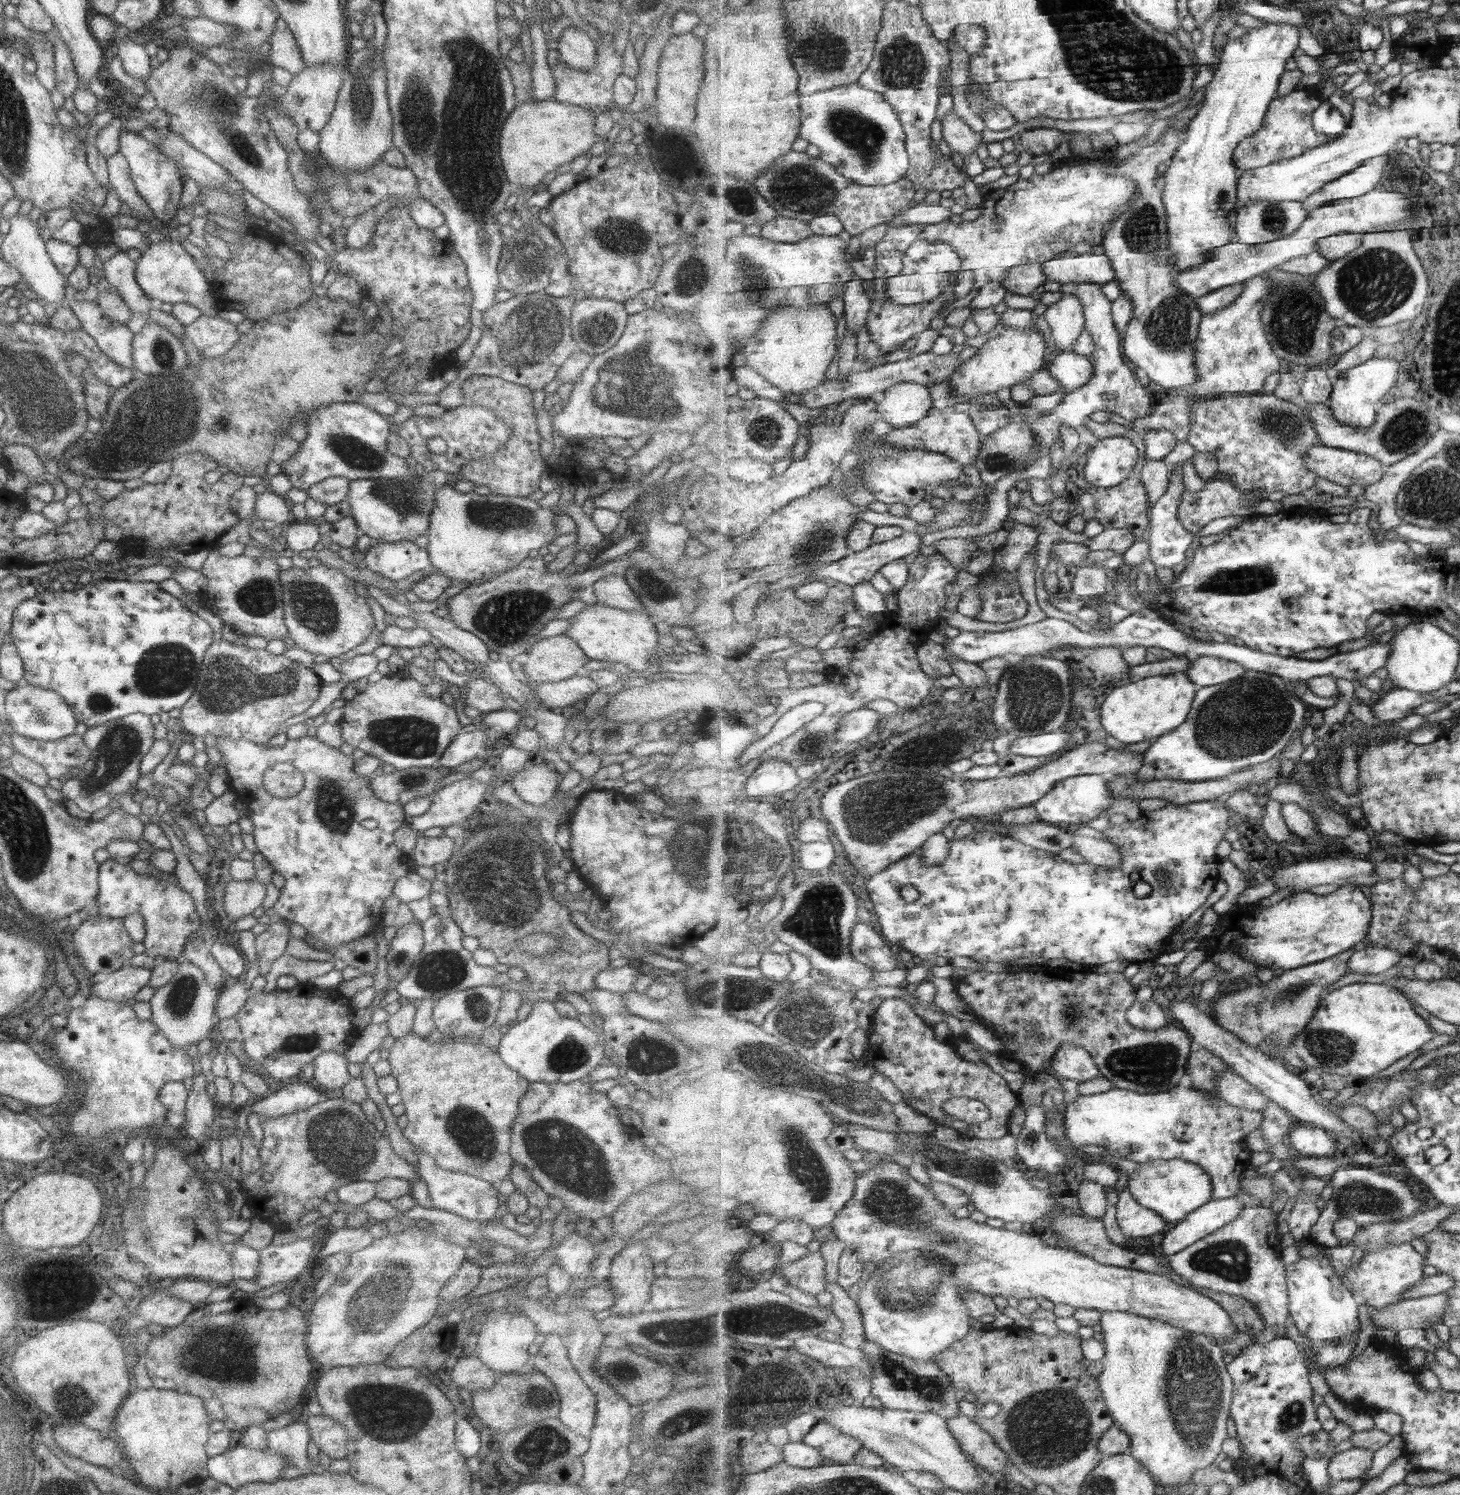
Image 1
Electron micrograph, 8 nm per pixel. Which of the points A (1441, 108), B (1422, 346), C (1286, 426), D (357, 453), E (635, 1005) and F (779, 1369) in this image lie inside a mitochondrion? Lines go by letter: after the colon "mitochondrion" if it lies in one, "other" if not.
A: other
B: other
C: mitochondrion
D: mitochondrion
E: other
F: other

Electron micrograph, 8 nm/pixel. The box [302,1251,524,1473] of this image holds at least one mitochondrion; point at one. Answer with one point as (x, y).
(391, 1418)

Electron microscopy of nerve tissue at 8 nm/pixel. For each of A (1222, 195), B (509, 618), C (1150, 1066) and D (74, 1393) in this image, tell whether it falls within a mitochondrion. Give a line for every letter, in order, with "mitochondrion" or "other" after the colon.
A: mitochondrion
B: mitochondrion
C: mitochondrion
D: mitochondrion

